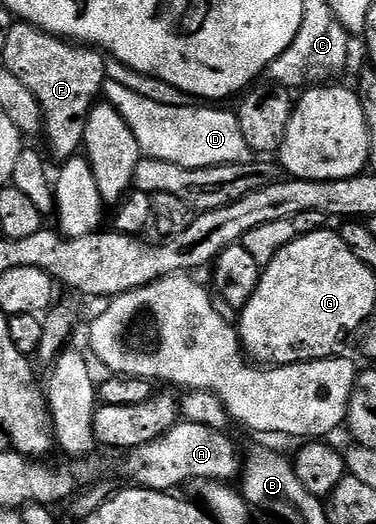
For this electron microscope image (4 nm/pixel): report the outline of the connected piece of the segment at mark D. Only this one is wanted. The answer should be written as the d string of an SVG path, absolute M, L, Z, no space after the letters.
M106 79L102 88L104 101L119 110L127 122L142 155L146 159L174 162L184 169L210 168L215 165L249 164L255 153L250 150L234 111L219 110L217 106L166 106Z

